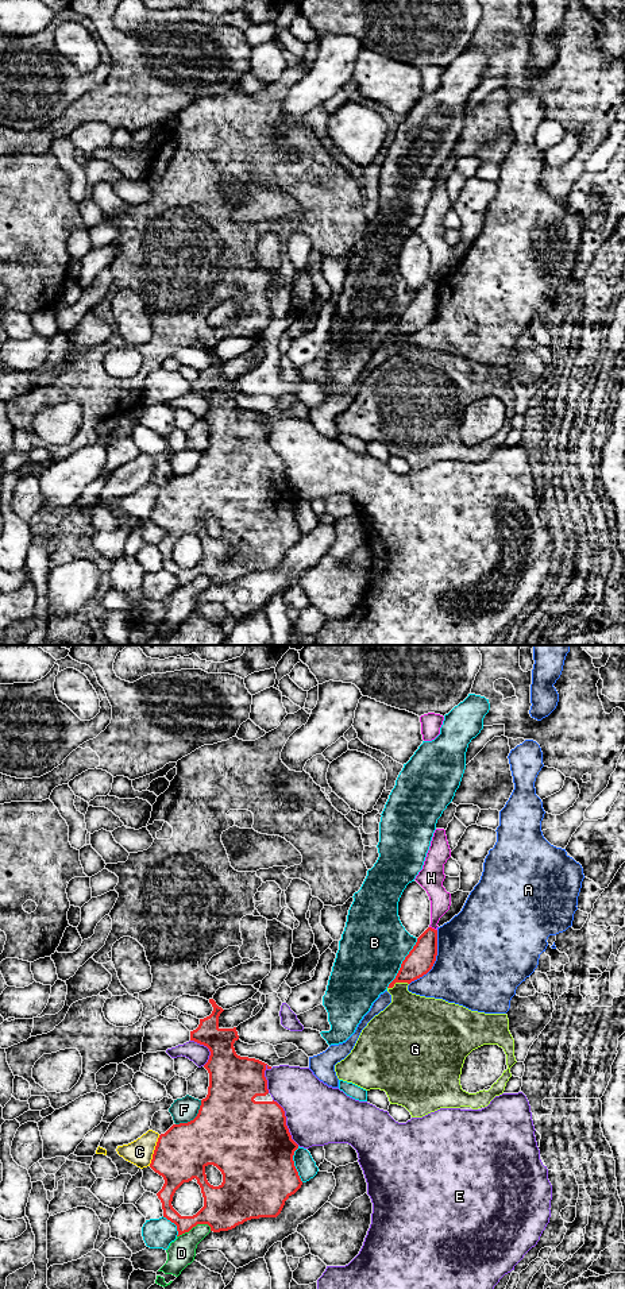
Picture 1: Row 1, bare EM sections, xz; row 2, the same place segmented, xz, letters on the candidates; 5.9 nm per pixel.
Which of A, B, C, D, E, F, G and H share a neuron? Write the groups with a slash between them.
A / B / C / D / E / F / G / H

